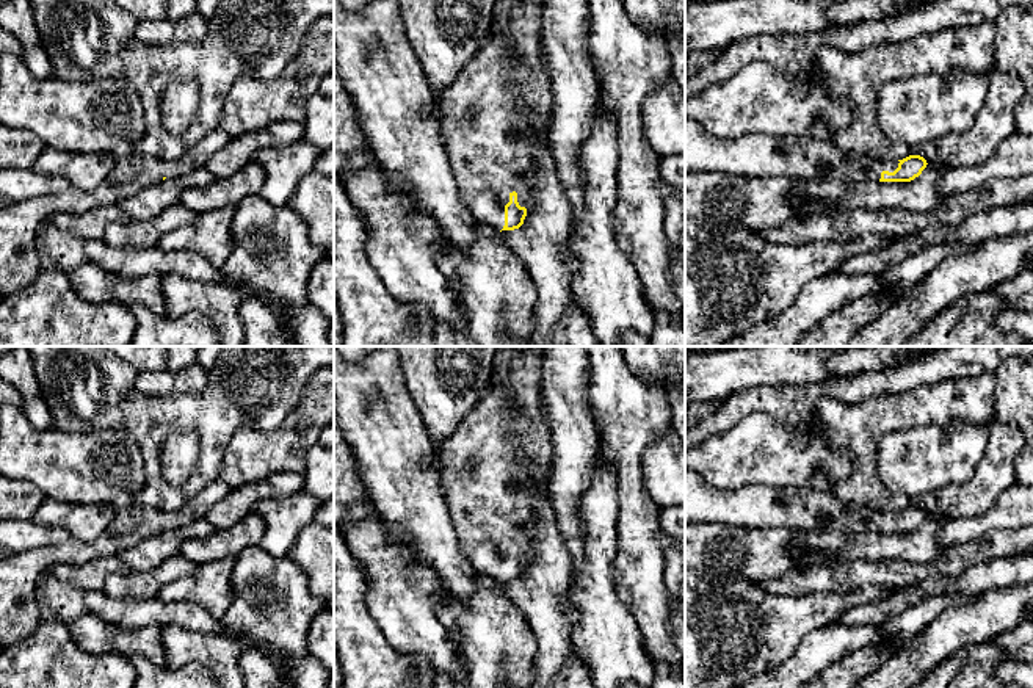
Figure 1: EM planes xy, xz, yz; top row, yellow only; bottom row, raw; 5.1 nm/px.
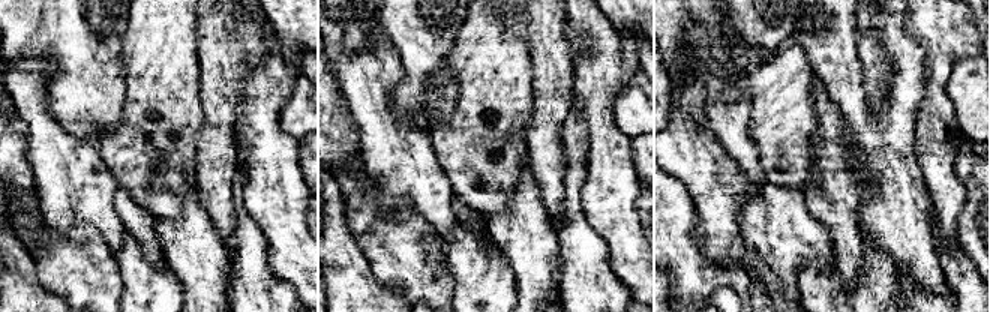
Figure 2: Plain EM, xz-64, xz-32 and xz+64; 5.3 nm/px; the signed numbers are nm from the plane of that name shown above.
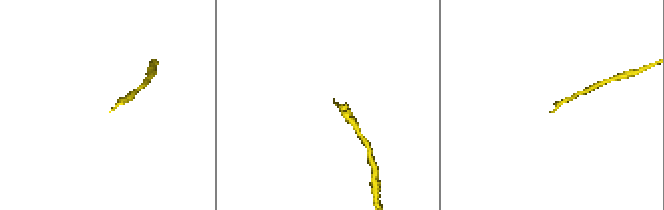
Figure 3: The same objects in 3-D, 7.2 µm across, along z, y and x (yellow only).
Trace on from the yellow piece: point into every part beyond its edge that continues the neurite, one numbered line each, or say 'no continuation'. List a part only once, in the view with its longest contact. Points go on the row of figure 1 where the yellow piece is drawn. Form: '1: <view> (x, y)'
1: xz (488, 118)

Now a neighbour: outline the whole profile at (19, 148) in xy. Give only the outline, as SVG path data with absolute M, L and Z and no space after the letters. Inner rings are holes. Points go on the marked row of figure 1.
M0 124L0 169L31 169L44 149L44 141L31 130Z

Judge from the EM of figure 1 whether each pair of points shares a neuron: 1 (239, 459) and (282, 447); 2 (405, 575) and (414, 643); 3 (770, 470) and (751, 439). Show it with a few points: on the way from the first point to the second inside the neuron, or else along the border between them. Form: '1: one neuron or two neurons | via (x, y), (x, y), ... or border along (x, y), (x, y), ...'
1: one neuron | via (250, 456), (271, 452)
2: one neuron | via (405, 593), (405, 611), (411, 626)
3: one neuron | via (770, 459), (776, 453), (762, 439)

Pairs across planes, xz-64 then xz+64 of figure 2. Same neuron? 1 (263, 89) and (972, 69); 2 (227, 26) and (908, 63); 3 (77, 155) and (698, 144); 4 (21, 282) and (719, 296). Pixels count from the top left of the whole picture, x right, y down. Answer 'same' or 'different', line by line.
1: different
2: different
3: different
4: different

